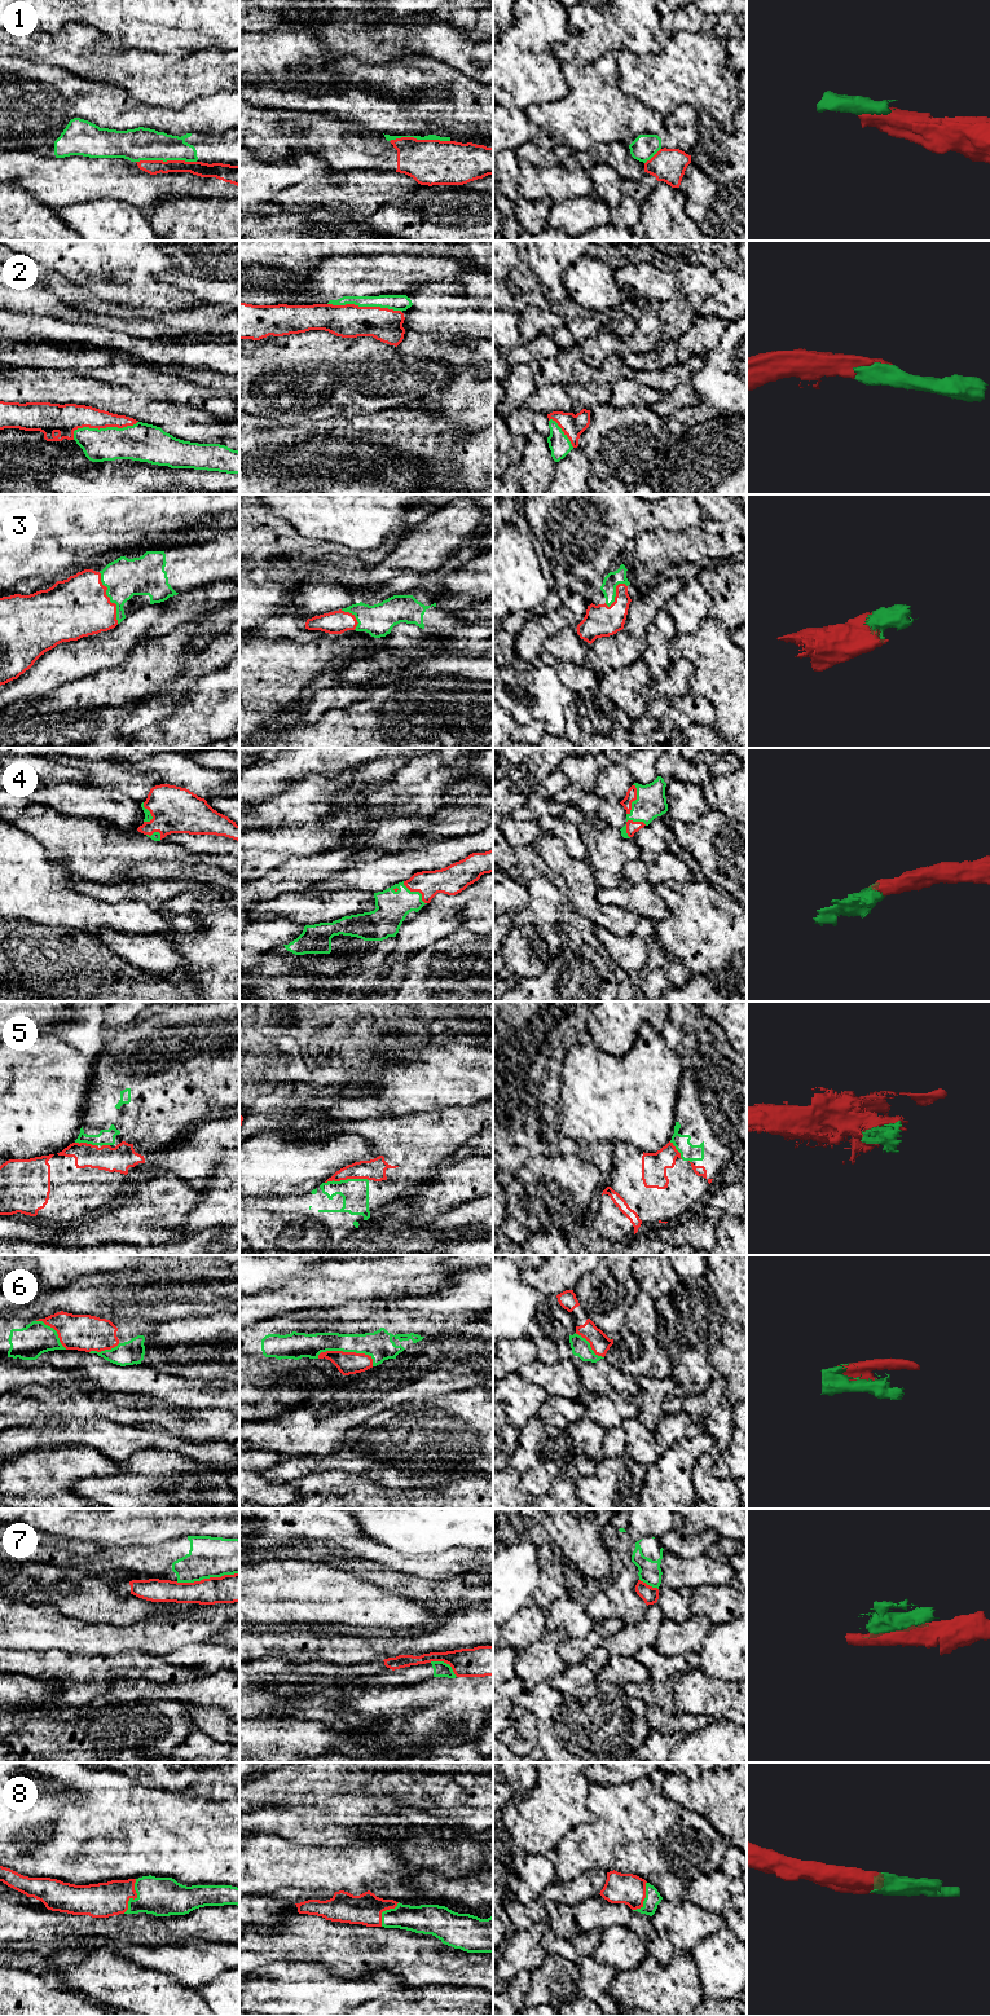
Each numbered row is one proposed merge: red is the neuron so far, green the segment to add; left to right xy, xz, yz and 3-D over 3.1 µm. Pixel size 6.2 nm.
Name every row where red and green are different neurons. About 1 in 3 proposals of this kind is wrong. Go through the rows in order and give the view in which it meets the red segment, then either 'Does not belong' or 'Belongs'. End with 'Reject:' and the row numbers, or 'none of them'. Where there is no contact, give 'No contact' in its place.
1: Touches red in xy. Does not belong
2: Touches red in xz. Belongs
3: Touches red in xy. Belongs
4: Touches red in yz. Belongs
5: Touches red in xz. Belongs
6: Touches red in xz. Belongs
7: Touches red in xy. Does not belong
8: Touches red in xy. Belongs
Reject: 1, 7

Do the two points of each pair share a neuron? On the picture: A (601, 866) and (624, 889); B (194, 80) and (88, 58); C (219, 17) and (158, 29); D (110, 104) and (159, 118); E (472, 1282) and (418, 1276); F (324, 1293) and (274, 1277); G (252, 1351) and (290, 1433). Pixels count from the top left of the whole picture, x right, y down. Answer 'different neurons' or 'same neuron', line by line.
A: different neurons
B: same neuron
C: same neuron
D: same neuron
E: different neurons
F: different neurons
G: different neurons

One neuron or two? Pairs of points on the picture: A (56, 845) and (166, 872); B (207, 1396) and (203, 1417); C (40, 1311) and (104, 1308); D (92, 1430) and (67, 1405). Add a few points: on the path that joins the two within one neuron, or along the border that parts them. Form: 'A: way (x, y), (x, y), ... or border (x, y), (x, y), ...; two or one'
A: border (152, 861), (133, 865), (122, 879); two
B: border (184, 1407), (223, 1408), (225, 1411); two
C: way (56, 1302), (88, 1302); one
D: border (109, 1418), (67, 1417), (52, 1420); two

